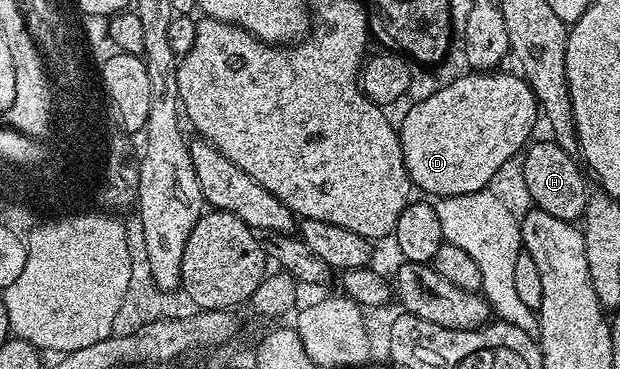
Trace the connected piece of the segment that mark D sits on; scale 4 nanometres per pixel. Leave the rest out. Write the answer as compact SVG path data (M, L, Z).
M505 69L498 70L490 77L466 73L454 83L438 86L437 89L434 95L419 100L406 113L405 120L399 123L403 161L410 184L416 190L418 187L419 190L433 195L429 197L462 195L486 190L492 183L496 171L505 162L512 160L521 146L524 148L530 142L529 134L537 123L537 115L539 119L537 96L520 74L508 75Z

